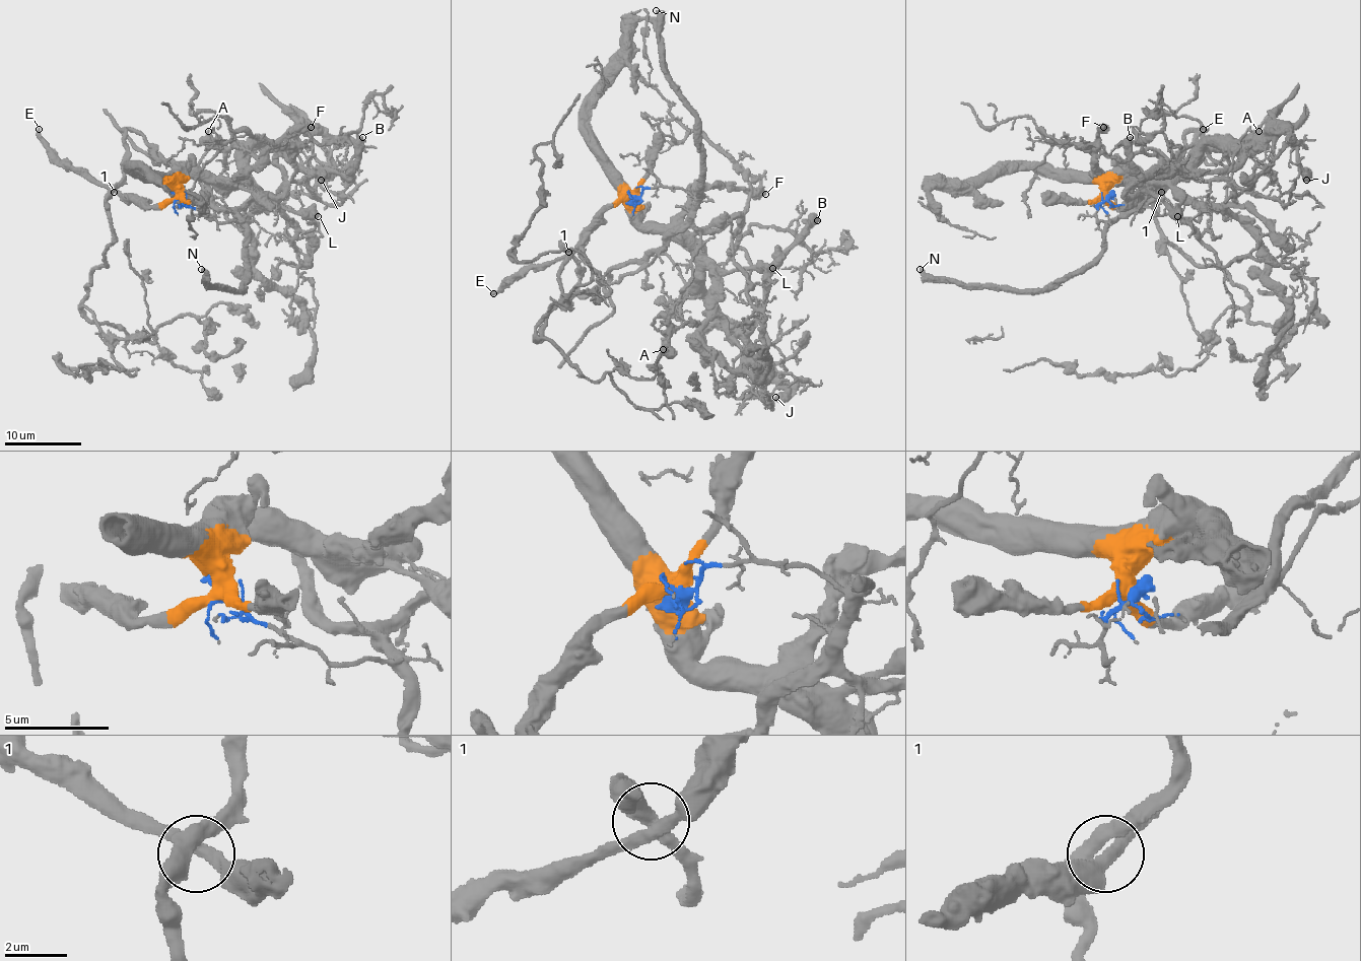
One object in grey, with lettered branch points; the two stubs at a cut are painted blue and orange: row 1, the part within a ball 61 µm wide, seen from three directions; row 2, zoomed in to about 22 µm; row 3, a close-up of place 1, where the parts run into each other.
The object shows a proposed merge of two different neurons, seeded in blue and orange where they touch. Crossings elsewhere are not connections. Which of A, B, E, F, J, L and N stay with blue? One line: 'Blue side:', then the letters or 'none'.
Blue side: A, N

